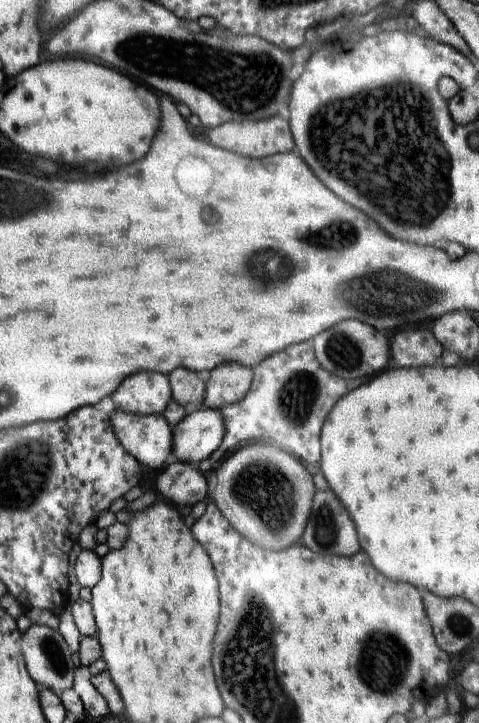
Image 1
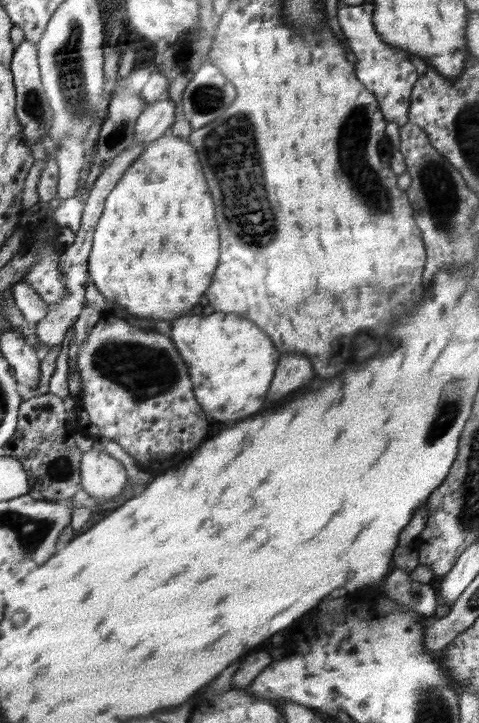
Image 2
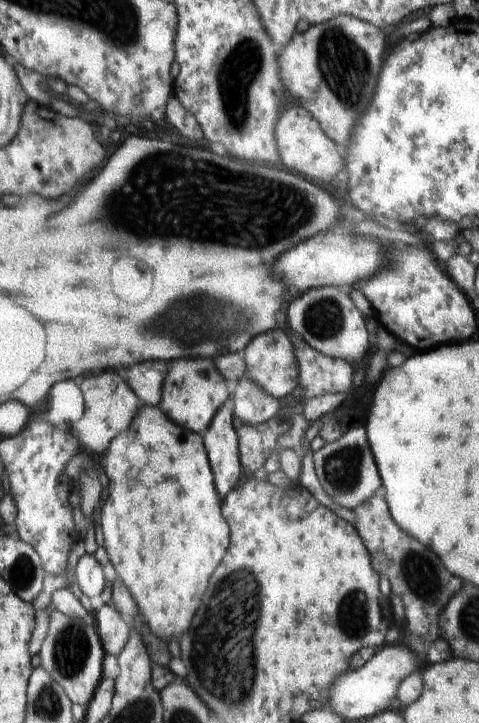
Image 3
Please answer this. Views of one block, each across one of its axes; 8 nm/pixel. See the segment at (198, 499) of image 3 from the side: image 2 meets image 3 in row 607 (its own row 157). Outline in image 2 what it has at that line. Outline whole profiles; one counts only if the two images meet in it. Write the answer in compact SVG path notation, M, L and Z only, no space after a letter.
M169 131L164 136L152 141L143 150L143 153L136 159L136 162L127 170L127 173L119 180L119 184L112 189L108 195L107 202L104 205L103 216L100 217L99 224L95 230L94 244L92 245L91 256L88 259L88 273L94 281L94 285L108 302L124 306L124 310L138 318L162 318L162 320L174 320L182 314L188 314L194 304L198 304L200 296L208 288L212 274L218 266L218 228L216 228L216 218L214 218L214 202L208 192L206 180L202 166L198 162L196 148L190 144L190 141L184 140L178 136L172 135Z

